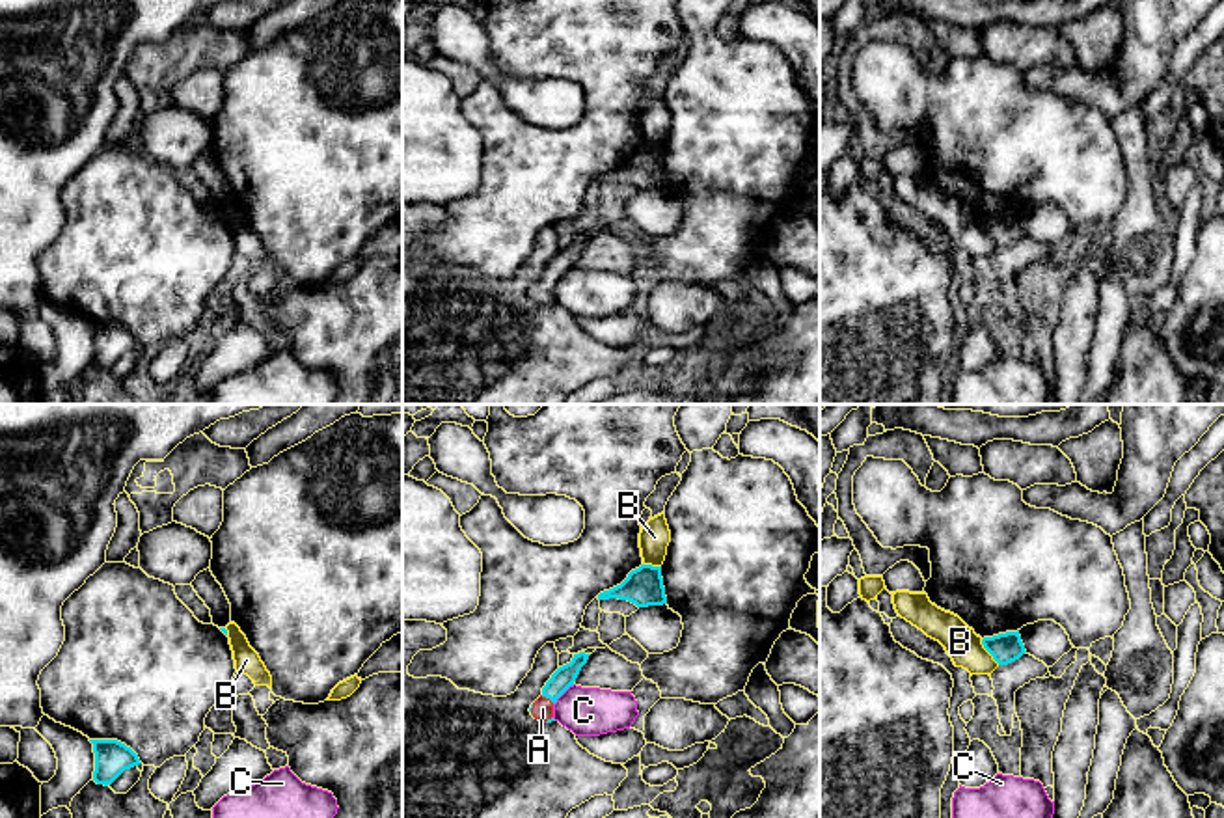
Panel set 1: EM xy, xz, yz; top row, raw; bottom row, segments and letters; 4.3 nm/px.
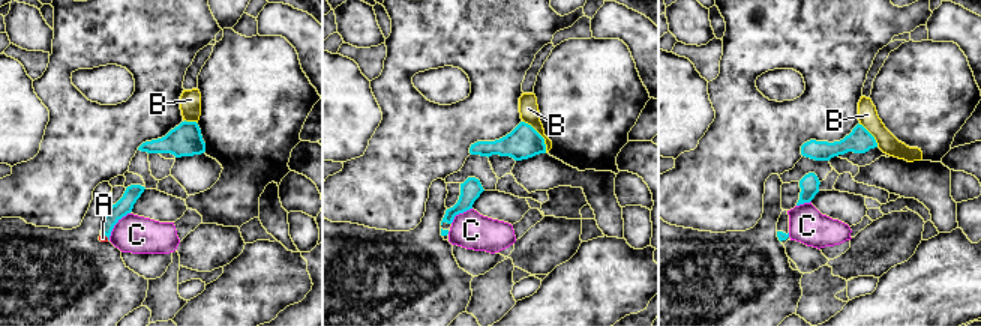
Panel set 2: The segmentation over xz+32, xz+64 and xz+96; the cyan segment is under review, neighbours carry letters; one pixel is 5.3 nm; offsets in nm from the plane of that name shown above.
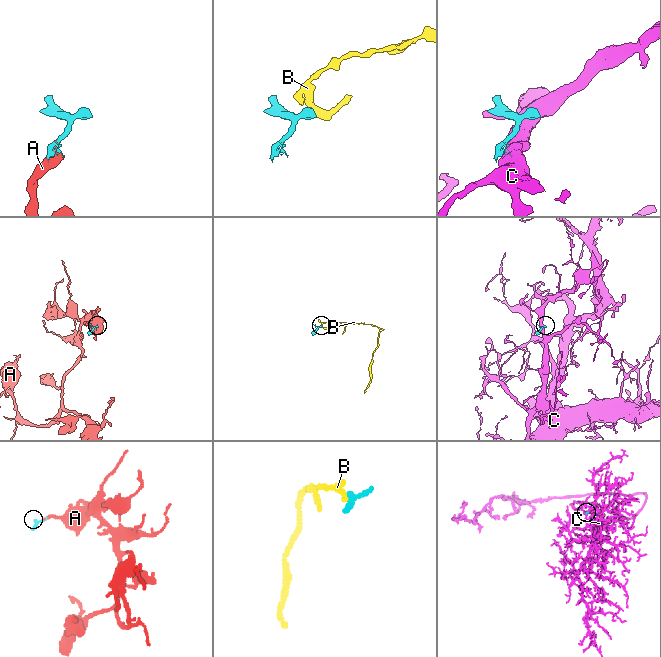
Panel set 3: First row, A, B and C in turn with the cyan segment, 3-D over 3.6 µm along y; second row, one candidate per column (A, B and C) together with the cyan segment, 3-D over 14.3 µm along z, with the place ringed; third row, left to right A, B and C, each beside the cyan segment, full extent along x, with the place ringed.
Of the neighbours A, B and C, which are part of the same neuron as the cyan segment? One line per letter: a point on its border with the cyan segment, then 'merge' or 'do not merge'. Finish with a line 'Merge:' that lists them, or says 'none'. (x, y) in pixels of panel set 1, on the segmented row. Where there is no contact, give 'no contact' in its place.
A: xz (548, 697) | merge
B: yz (988, 651) | do not merge
C: xz (563, 692) | do not merge
Merge: A

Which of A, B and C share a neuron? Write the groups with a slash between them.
A / B / C

